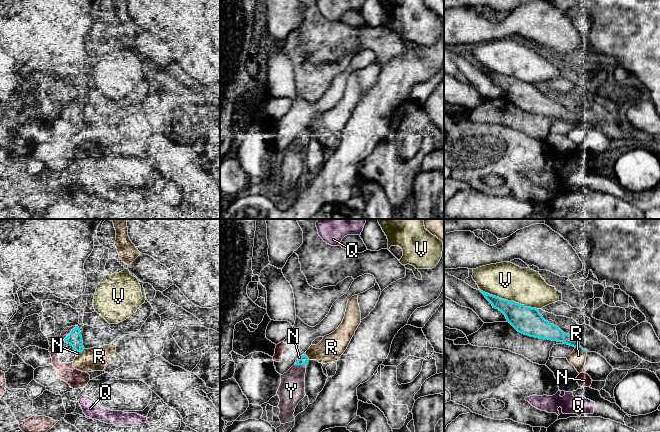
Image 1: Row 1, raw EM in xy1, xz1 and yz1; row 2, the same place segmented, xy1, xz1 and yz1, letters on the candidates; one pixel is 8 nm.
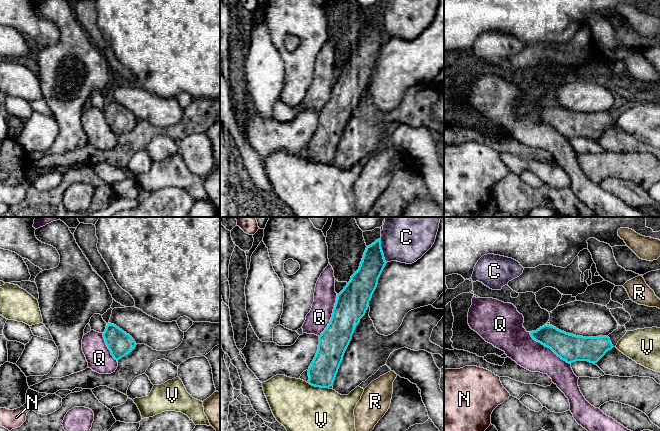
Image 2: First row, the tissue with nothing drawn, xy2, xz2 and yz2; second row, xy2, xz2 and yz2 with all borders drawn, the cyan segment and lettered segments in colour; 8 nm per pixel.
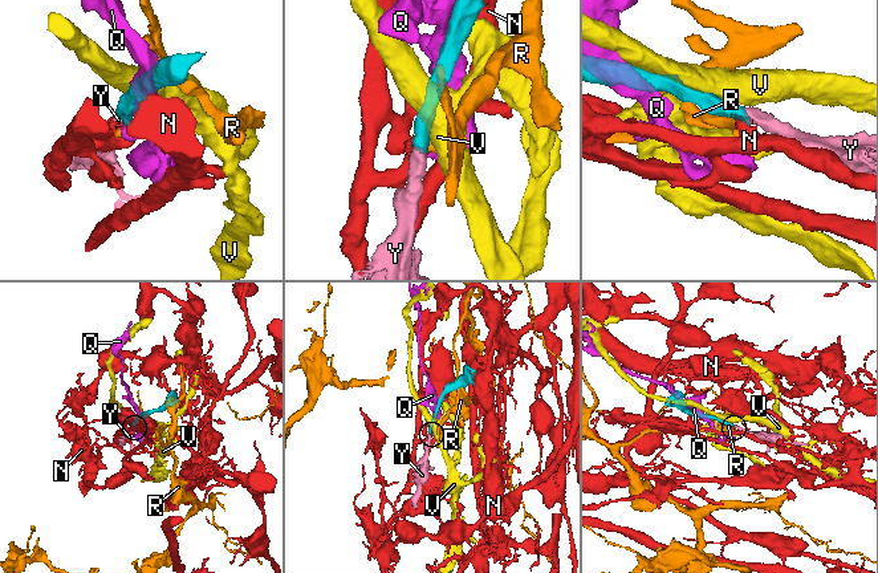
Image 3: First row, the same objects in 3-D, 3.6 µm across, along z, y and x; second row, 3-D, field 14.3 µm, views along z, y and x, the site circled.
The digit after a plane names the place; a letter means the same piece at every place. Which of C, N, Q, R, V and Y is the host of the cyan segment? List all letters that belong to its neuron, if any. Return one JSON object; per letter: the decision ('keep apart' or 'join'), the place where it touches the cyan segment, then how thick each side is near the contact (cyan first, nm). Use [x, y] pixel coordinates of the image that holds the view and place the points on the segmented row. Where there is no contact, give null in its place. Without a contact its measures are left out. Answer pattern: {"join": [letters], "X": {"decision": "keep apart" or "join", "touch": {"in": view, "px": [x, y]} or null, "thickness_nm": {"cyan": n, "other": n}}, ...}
{"join": ["Y"], "C": {"decision": "keep apart", "touch": {"in": "xz2", "px": [381, 250]}, "thickness_nm": {"cyan": 190, "other": 400}}, "N": {"decision": "keep apart", "touch": {"in": "xz1", "px": [298, 360]}, "thickness_nm": {"cyan": 80, "other": 20}}, "Q": {"decision": "keep apart", "touch": {"in": "yz2", "px": [549, 347]}, "thickness_nm": {"cyan": 220, "other": 240}}, "R": {"decision": "keep apart", "touch": {"in": "yz1", "px": [581, 347]}, "thickness_nm": {"cyan": 110, "other": 140}}, "V": {"decision": "keep apart", "touch": {"in": "yz1", "px": [507, 300]}, "thickness_nm": {"cyan": 220, "other": 300}}, "Y": {"decision": "join", "touch": {"in": "xy1", "px": [70, 333]}, "thickness_nm": {"cyan": 110, "other": 60}}}

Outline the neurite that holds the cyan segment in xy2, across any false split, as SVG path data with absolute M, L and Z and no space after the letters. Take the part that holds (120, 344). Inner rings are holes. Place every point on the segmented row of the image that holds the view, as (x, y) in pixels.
M111 323L106 326L103 337L111 355L117 361L128 355L137 345L129 334Z

